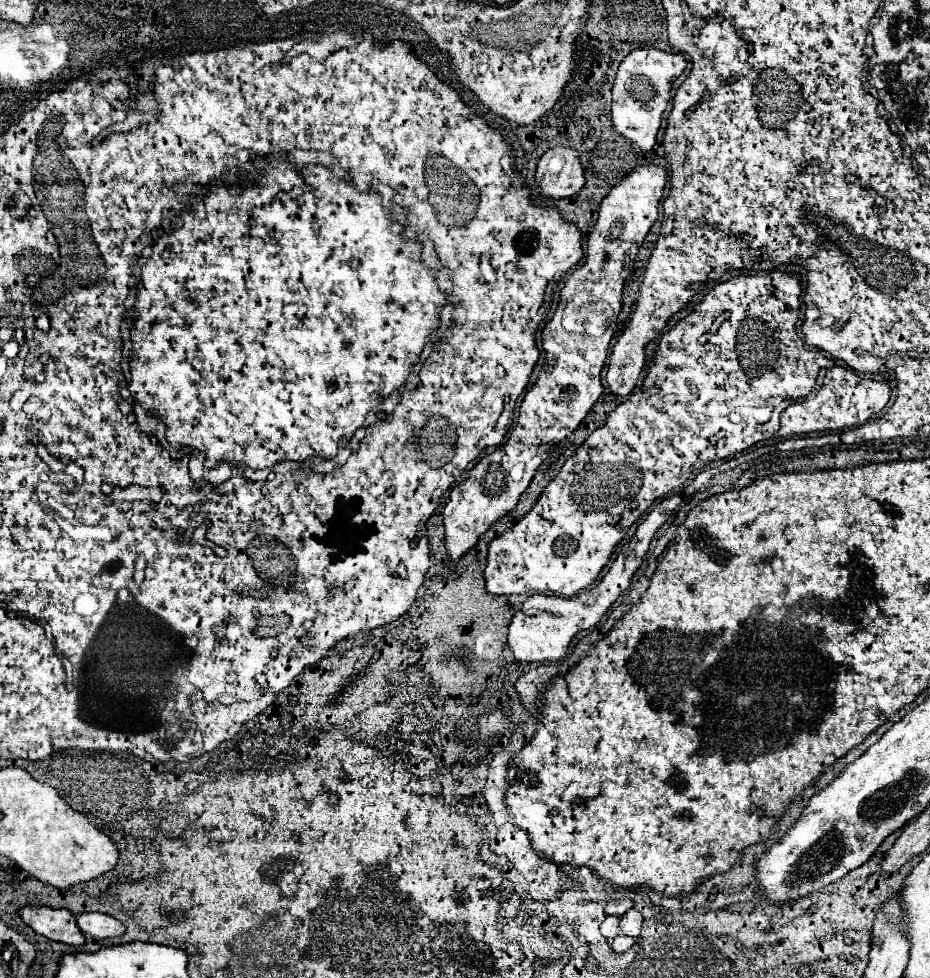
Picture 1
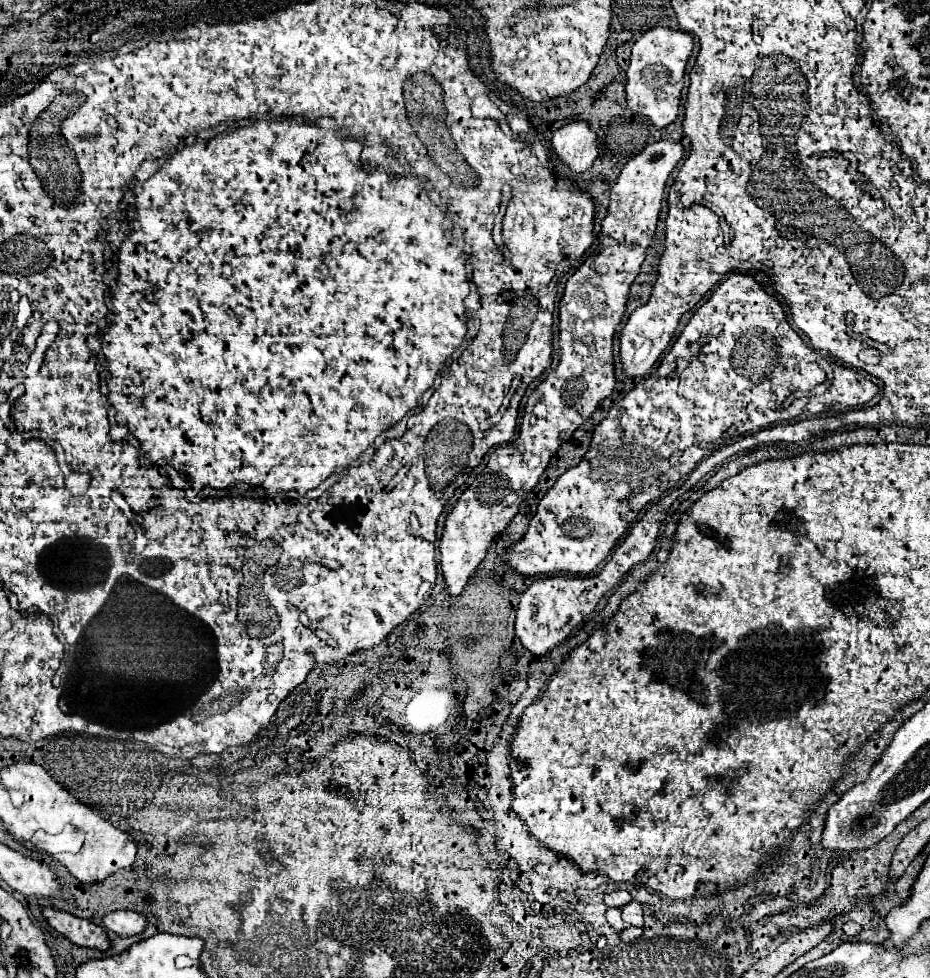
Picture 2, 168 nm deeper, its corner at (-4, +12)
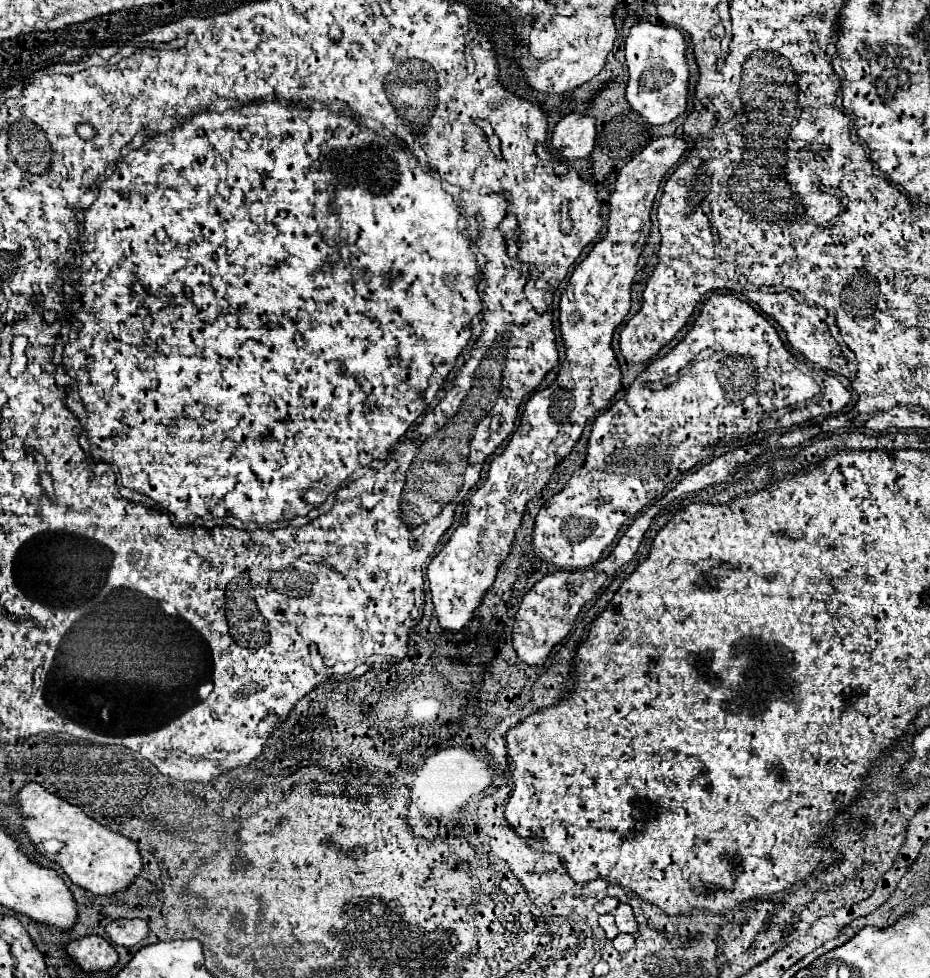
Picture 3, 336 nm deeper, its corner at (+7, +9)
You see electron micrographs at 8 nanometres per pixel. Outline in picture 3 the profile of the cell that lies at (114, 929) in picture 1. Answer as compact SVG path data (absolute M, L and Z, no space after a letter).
M114 919L106 925L106 935L116 945L134 947L148 935L148 925L144 919Z

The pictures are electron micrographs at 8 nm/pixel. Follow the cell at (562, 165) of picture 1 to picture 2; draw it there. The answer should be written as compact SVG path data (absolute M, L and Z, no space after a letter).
M583 120L561 126L553 136L553 148L559 158L575 172L589 170L599 154L597 134Z

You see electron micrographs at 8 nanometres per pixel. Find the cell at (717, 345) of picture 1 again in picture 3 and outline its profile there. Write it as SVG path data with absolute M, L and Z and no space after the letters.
M732 293L710 295L684 339L670 353L654 359L634 379L628 393L598 415L588 439L584 465L536 515L532 551L560 569L586 569L600 559L624 523L660 499L680 475L698 463L728 451L734 441L748 439L758 431L796 427L814 417L838 413L850 403L852 391L838 377L826 371L802 371L798 365L800 361L786 349L778 331L748 301Z

